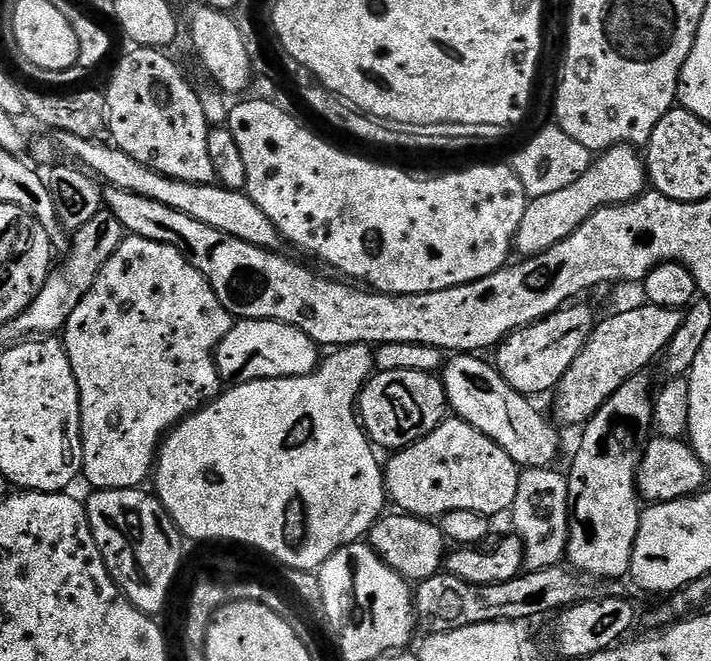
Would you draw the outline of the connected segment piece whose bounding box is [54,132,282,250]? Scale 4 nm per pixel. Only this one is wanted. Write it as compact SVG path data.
M65 132L55 133L54 139L66 155L73 156L68 158L83 166L105 185L126 190L130 194L138 194L142 198L150 198L150 202L162 202L162 206L170 206L170 210L178 210L190 218L198 218L198 222L206 222L206 226L214 226L214 230L222 230L222 234L242 238L242 242L250 242L250 246L269 250L281 247L280 231L274 226L274 222L270 222L270 218L266 218L266 214L262 214L262 210L258 210L247 191L235 192L216 184L191 184L163 176L150 170L148 166L142 166L142 162L134 162L130 154L108 142L78 138L75 134Z

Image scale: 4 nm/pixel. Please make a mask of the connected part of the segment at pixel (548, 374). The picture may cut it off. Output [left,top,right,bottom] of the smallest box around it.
[494,302,598,398]

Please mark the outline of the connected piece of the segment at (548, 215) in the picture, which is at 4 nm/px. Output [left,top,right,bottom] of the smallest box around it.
[515,144,649,258]

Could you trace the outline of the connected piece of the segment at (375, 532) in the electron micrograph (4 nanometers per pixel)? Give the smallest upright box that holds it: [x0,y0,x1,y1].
[367,515,446,582]

